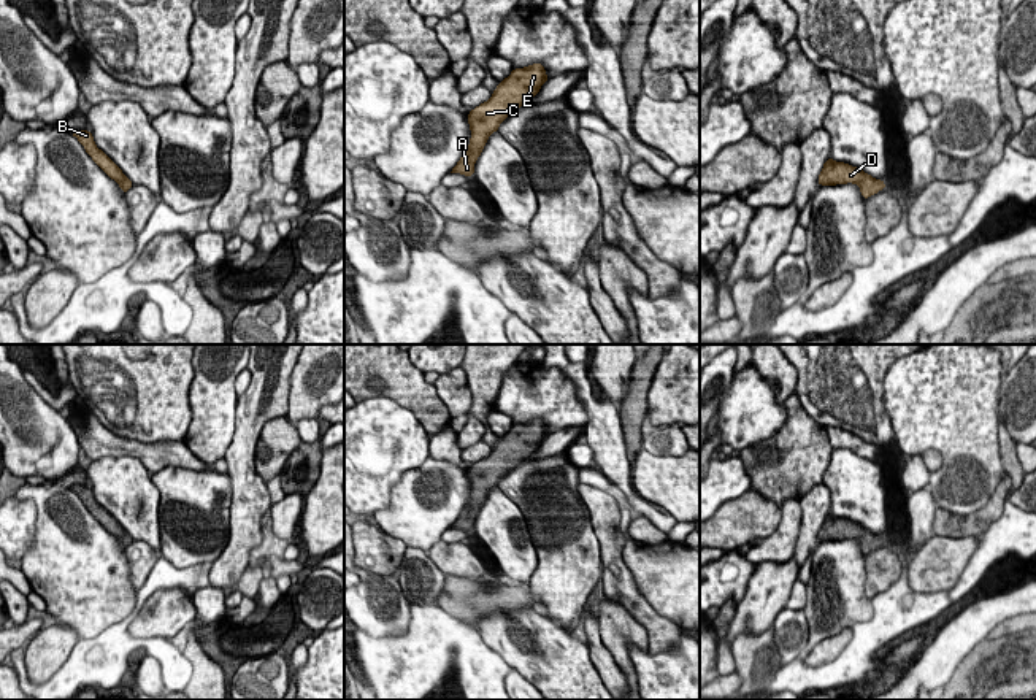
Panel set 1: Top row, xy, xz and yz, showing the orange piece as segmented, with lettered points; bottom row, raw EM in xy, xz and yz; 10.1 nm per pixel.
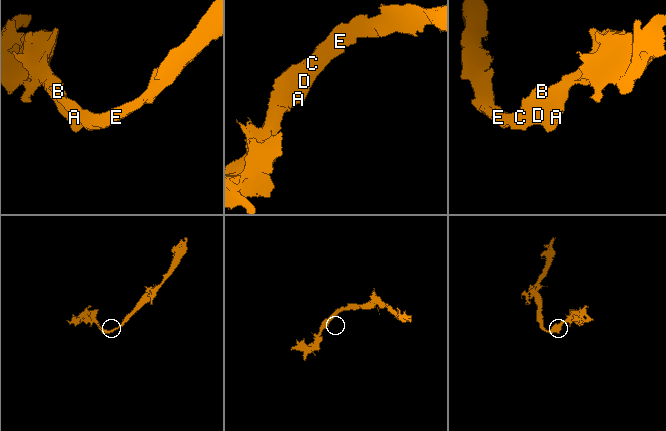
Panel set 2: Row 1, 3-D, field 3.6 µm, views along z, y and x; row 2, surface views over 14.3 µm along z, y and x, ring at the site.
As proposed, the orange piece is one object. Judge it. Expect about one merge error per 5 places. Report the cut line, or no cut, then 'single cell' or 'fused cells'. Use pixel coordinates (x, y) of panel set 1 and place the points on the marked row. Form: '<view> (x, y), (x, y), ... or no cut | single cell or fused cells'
no cut | single cell

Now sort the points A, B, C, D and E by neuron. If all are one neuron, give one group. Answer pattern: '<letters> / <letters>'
A B C D E

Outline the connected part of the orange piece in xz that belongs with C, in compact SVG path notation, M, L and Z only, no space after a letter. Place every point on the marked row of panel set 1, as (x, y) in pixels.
M533 63L514 68L508 78L498 83L492 97L468 113L466 121L471 130L470 146L451 173L473 176L474 163L489 137L498 130L500 124L509 114L528 103L547 79L544 65Z

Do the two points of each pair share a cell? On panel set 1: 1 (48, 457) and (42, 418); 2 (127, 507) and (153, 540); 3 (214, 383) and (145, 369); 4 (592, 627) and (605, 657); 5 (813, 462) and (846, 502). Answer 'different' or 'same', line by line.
1: same
2: same
3: different
4: same
5: different

